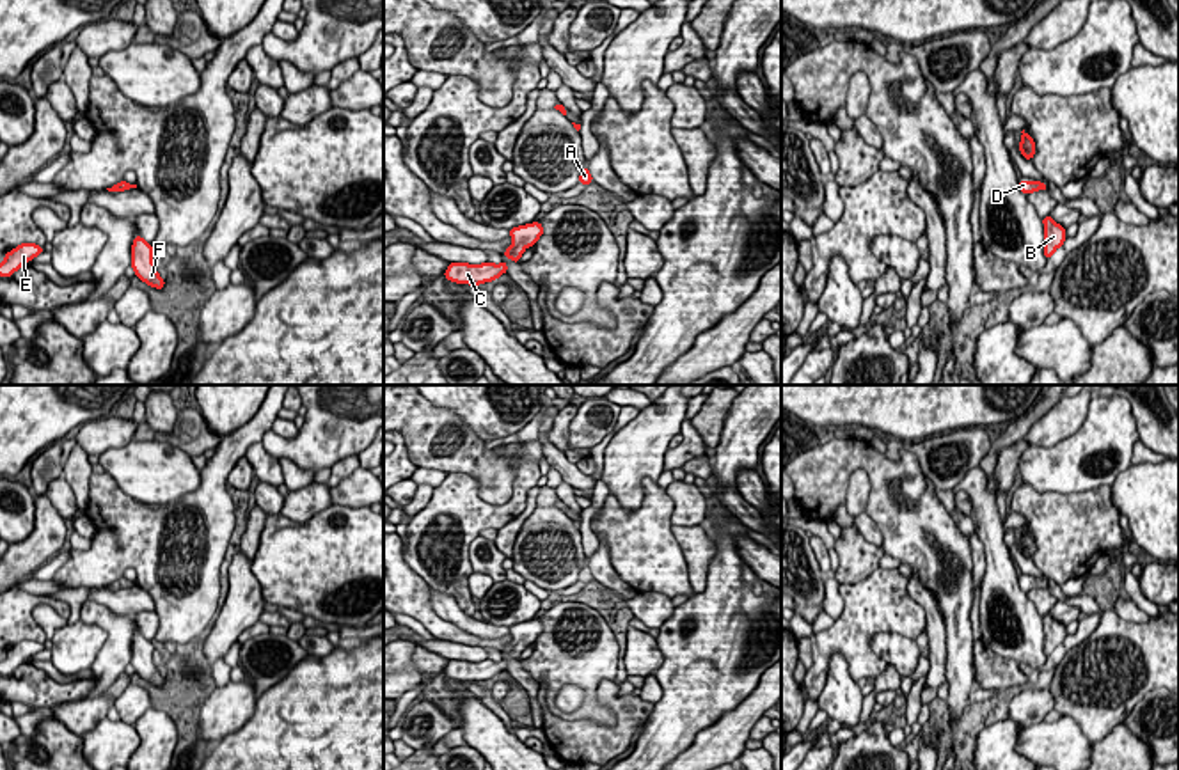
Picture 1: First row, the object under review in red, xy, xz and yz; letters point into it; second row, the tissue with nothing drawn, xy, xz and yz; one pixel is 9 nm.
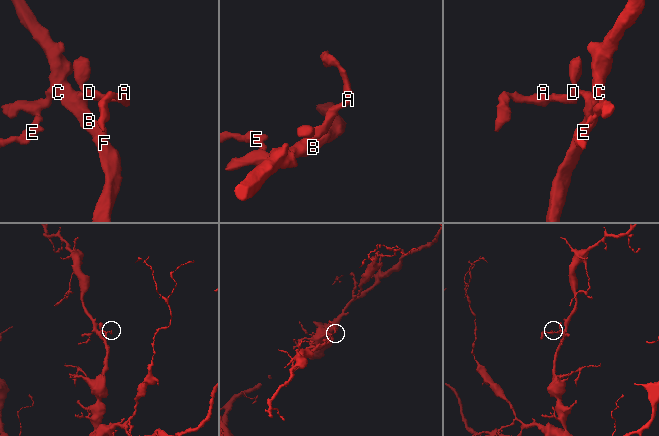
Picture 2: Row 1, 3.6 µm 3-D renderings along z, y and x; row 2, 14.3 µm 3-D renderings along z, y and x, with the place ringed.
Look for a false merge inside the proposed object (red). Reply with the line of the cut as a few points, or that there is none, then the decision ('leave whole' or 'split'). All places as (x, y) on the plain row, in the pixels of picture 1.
cut none; leave whole

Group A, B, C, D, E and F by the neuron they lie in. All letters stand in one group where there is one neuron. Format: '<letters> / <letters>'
A B C D E F

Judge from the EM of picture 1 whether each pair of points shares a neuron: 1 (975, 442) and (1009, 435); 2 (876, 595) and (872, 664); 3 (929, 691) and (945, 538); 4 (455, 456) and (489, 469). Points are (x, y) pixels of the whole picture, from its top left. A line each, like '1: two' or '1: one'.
1: two
2: one
3: two
4: one

